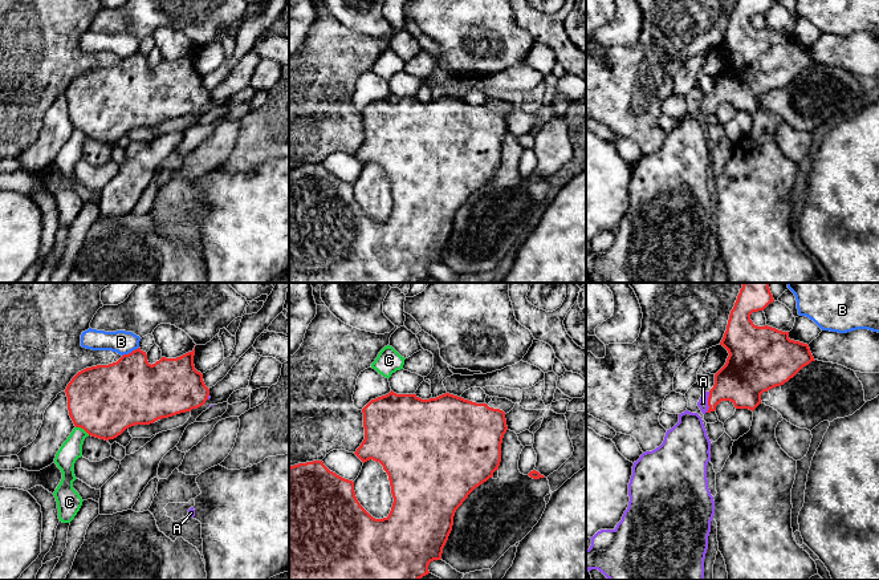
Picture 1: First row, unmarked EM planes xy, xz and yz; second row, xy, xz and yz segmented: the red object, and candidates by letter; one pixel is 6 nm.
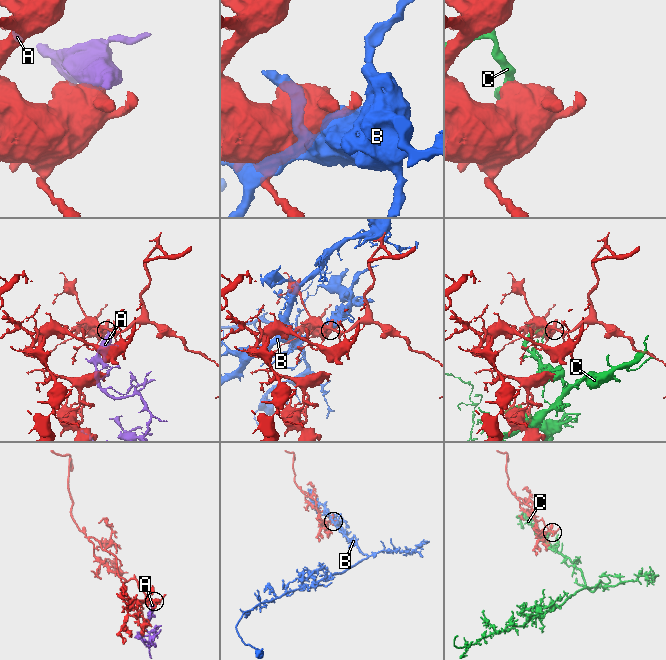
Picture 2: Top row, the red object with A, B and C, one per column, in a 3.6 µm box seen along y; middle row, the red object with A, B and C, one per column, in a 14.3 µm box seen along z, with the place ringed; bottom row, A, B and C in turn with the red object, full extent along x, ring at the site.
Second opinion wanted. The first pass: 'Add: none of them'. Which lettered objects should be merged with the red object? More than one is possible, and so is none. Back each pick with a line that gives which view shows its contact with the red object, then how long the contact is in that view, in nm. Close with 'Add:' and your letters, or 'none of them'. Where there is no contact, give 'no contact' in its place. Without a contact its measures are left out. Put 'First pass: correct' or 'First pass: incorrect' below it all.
A: contact in yz; length 130 nm
Add: A
First pass: incorrect

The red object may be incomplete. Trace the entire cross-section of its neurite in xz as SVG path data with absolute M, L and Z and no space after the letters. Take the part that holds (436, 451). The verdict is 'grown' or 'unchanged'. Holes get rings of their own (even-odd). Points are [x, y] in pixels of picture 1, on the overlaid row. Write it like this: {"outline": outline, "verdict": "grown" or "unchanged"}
{"outline": "M392 390L382 397L371 399L363 409L365 439L354 453L363 463L373 459L383 466L388 475L394 503L387 518L373 518L358 502L354 482L330 471L322 461L298 463L289 467L289 580L420 580L428 575L428 565L440 560L443 548L452 531L456 510L468 495L480 484L493 476L501 462L501 443L508 430L505 413L489 407L487 403L476 403L461 397L445 393L436 398L422 399L416 394L396 394Z", "verdict": "unchanged"}

